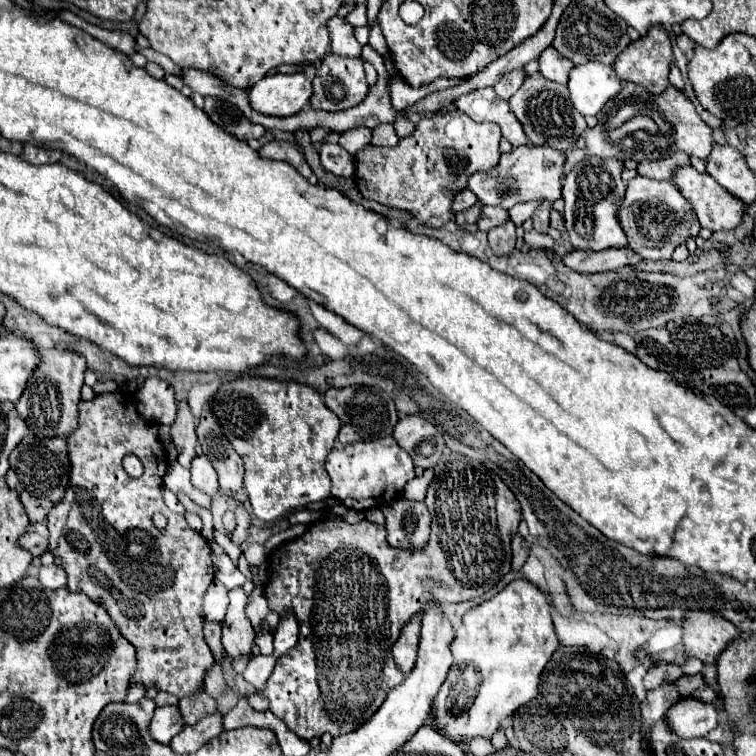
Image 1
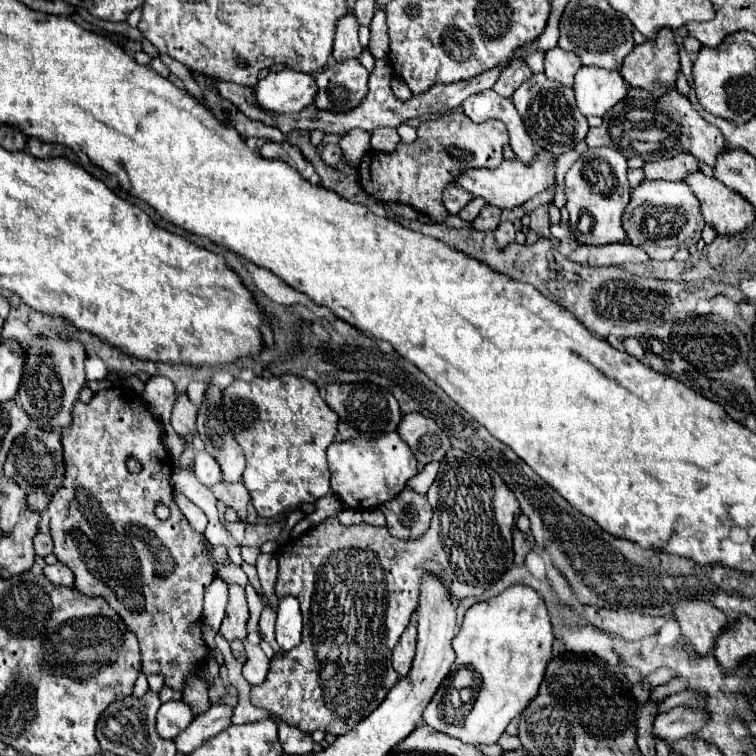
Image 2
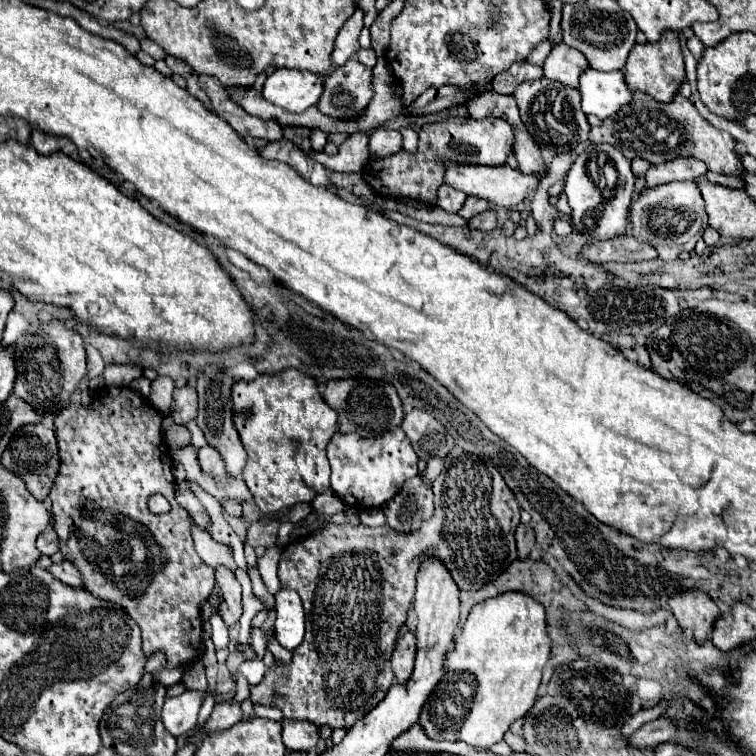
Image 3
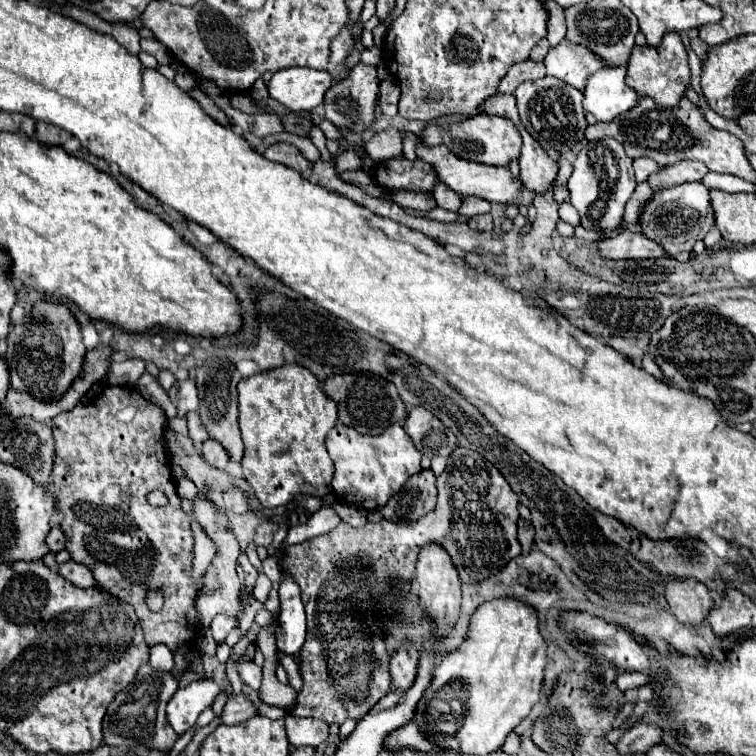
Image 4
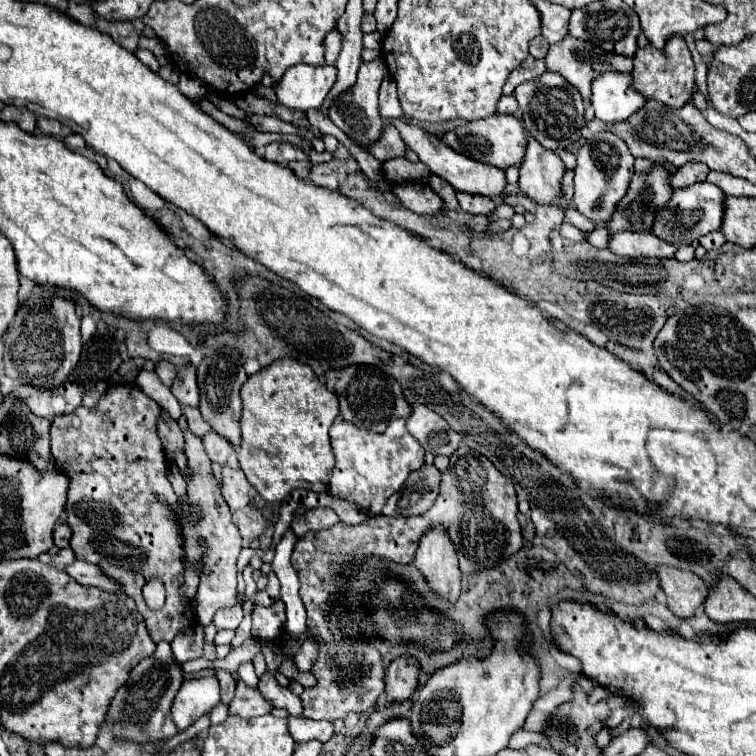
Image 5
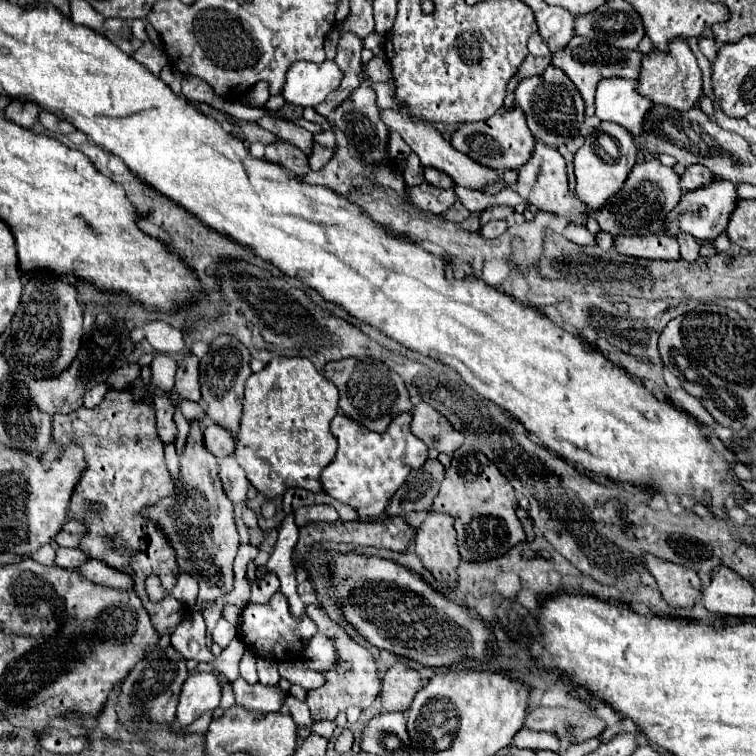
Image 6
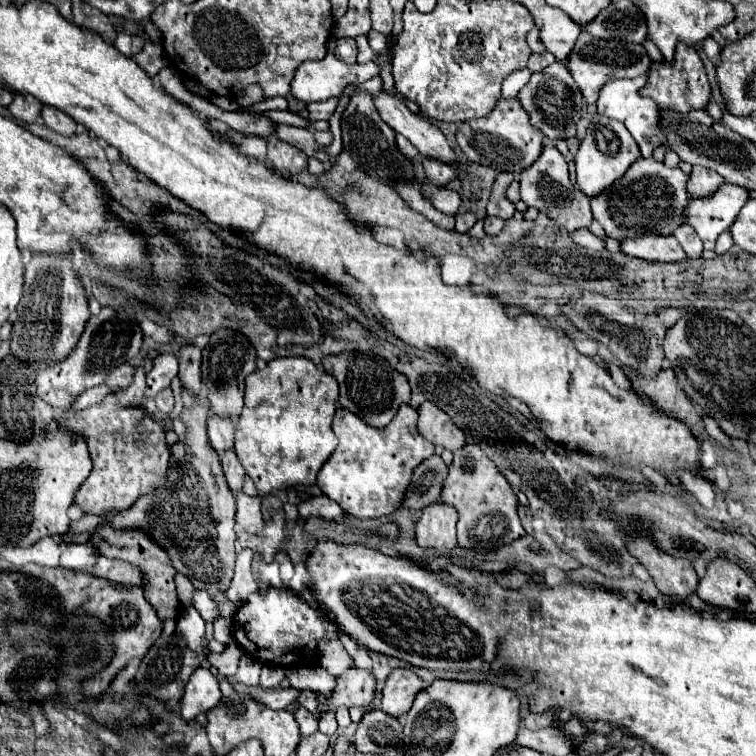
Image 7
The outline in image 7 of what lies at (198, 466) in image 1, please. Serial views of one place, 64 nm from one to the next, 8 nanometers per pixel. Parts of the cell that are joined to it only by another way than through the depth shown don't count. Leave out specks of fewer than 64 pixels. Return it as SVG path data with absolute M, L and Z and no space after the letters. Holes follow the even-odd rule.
M212 414L208 418L208 438L210 444L218 454L222 454L226 448L234 446L234 422L230 416L220 416Z

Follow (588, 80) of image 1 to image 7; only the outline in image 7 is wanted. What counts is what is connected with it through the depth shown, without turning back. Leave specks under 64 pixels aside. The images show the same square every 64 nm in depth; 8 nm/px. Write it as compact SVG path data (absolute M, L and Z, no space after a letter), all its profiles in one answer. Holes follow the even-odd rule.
M648 74L632 78L632 80L610 80L598 98L598 114L608 116L608 118L616 118L620 122L624 122L624 126L628 128L628 132L634 136L634 140L638 142L638 148L642 152L644 158L650 158L654 148L666 144L666 136L660 130L660 122L662 122L662 110L656 102L652 102L650 98L640 96L640 90L646 86L648 82Z

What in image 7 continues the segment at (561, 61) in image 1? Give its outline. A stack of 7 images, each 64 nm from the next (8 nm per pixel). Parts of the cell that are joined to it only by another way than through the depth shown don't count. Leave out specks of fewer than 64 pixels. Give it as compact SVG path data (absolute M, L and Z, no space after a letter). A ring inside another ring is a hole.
M590 32L580 34L580 38L572 50L570 62L568 62L570 74L578 82L582 96L586 98L586 102L590 106L598 100L598 94L606 82L610 82L614 78L636 78L638 74L646 74L650 70L650 66L652 66L652 58L648 56L648 52L642 44L622 44L616 40L602 40L602 38L592 36Z

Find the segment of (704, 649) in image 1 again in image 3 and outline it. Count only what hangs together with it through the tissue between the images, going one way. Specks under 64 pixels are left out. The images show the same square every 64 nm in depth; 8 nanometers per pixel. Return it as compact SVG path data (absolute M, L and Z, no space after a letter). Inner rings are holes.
M680 590L668 596L668 606L676 616L684 632L694 634L694 640L702 644L712 632L712 624L720 614L716 602L702 590Z

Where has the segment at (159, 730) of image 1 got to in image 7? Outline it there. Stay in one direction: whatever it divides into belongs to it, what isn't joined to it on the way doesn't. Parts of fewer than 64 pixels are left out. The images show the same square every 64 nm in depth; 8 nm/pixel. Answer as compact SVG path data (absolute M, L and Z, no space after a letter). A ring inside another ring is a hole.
M198 668L186 684L186 692L180 700L180 712L186 720L194 720L206 710L214 708L220 698L222 694L218 688L218 678L208 668Z

